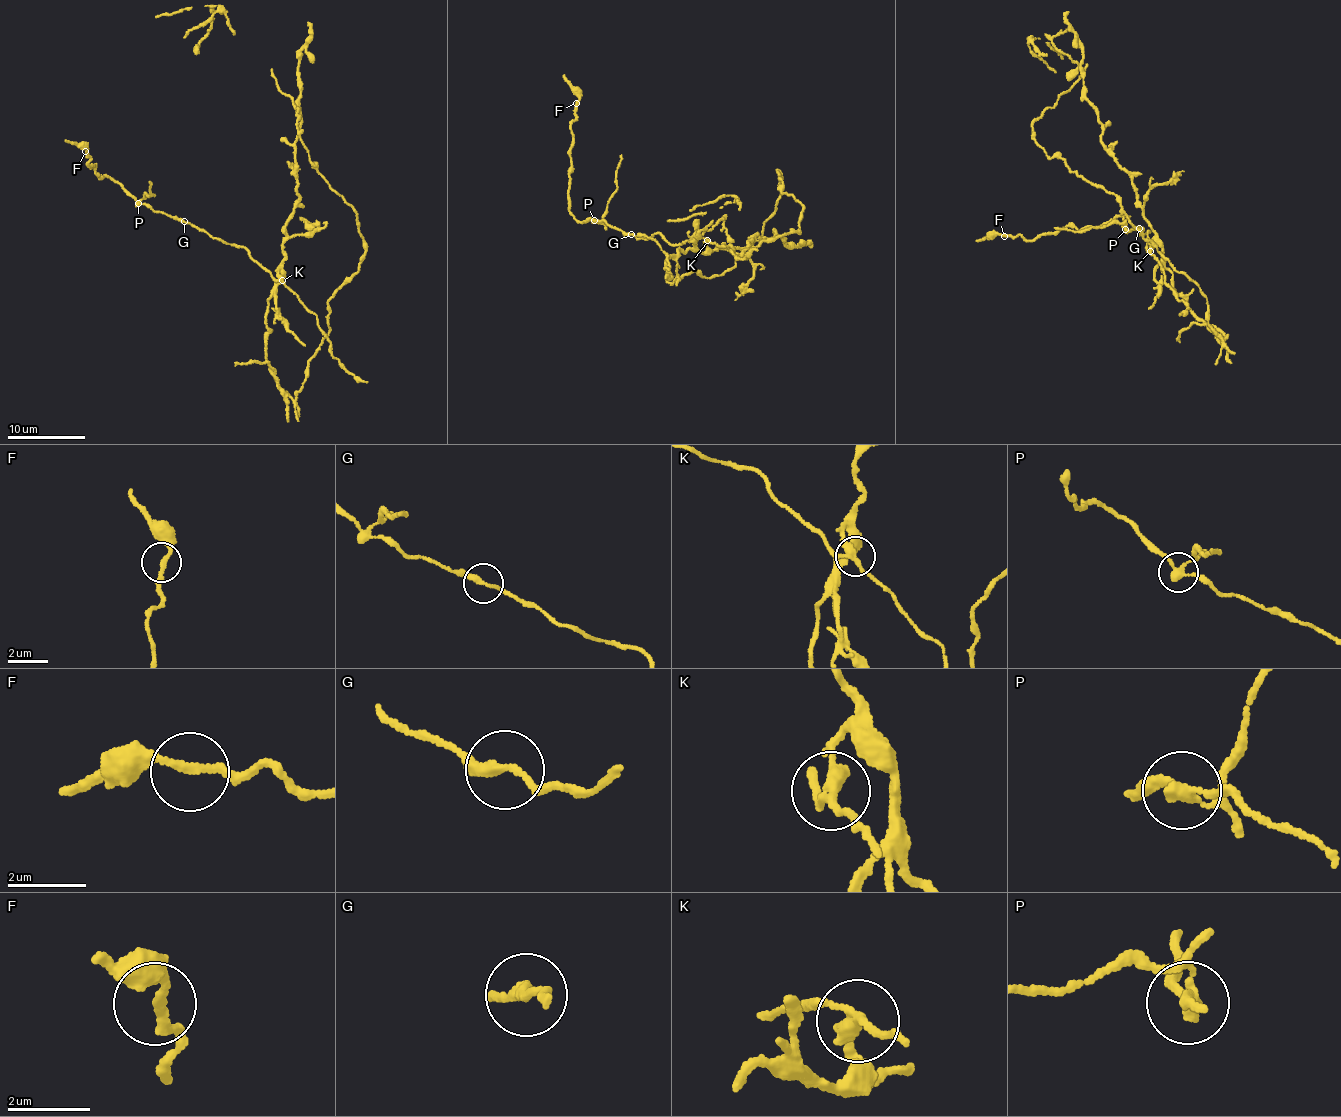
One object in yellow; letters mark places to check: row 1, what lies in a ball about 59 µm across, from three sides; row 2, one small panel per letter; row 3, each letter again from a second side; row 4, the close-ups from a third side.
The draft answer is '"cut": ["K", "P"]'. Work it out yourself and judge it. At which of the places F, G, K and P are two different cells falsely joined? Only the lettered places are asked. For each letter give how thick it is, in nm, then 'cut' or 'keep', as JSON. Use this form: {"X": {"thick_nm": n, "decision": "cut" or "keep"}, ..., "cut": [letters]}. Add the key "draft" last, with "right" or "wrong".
{"F": {"thick_nm": 190, "decision": "keep"}, "G": {"thick_nm": 200, "decision": "keep"}, "K": {"thick_nm": 260, "decision": "cut"}, "P": {"thick_nm": 240, "decision": "cut"}, "cut": ["K", "P"], "draft": "right"}

